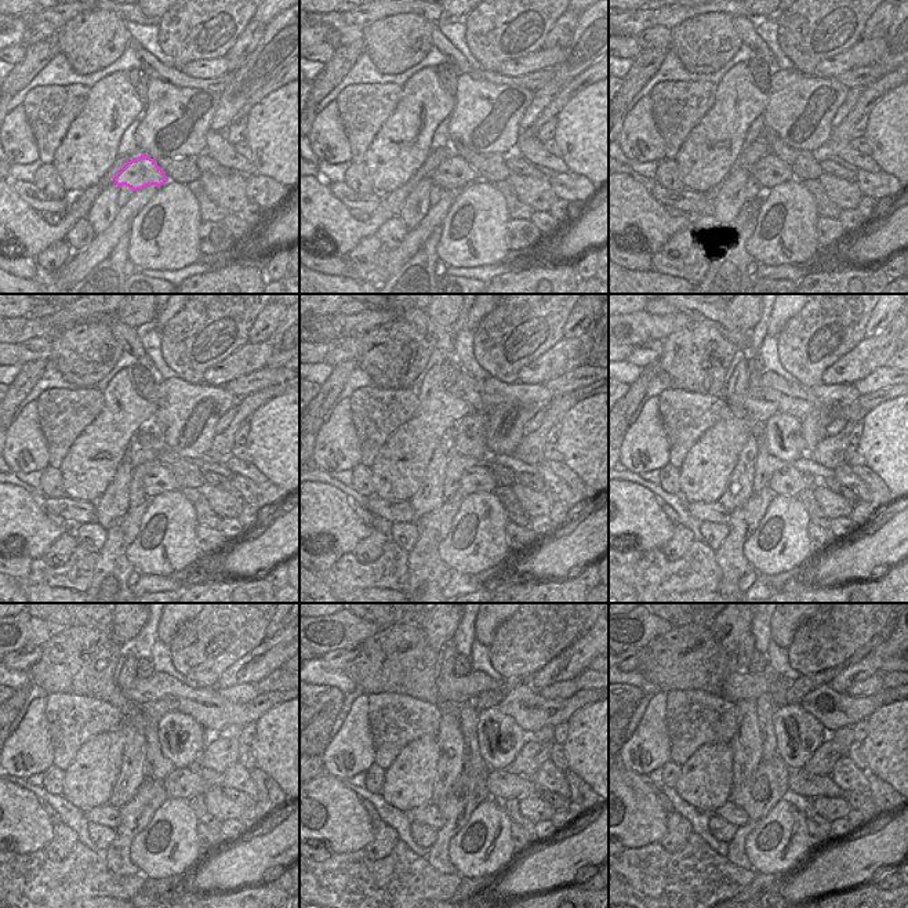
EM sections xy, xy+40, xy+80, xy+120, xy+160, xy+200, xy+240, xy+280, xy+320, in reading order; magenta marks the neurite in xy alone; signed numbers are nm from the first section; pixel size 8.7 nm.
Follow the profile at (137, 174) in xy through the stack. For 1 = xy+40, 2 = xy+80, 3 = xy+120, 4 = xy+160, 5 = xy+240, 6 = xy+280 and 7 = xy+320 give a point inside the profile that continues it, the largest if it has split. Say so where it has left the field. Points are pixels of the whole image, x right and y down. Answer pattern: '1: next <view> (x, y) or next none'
1: next xy+40 (454, 173)
2: next xy+80 (769, 171)
3: next xy+120 (159, 478)
4: next xy+160 (479, 478)
5: next xy+240 (182, 783)
6: next xy+280 (498, 783)
7: next xy+320 (801, 781)

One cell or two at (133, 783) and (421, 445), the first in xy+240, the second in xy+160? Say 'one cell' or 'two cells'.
two cells

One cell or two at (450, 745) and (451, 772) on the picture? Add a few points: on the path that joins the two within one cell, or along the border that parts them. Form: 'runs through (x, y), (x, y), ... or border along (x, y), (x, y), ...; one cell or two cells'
runs through (454, 751), (457, 755), (451, 765); one cell

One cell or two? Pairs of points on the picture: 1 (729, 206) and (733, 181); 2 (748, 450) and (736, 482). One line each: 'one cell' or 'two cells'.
1: one cell
2: one cell

